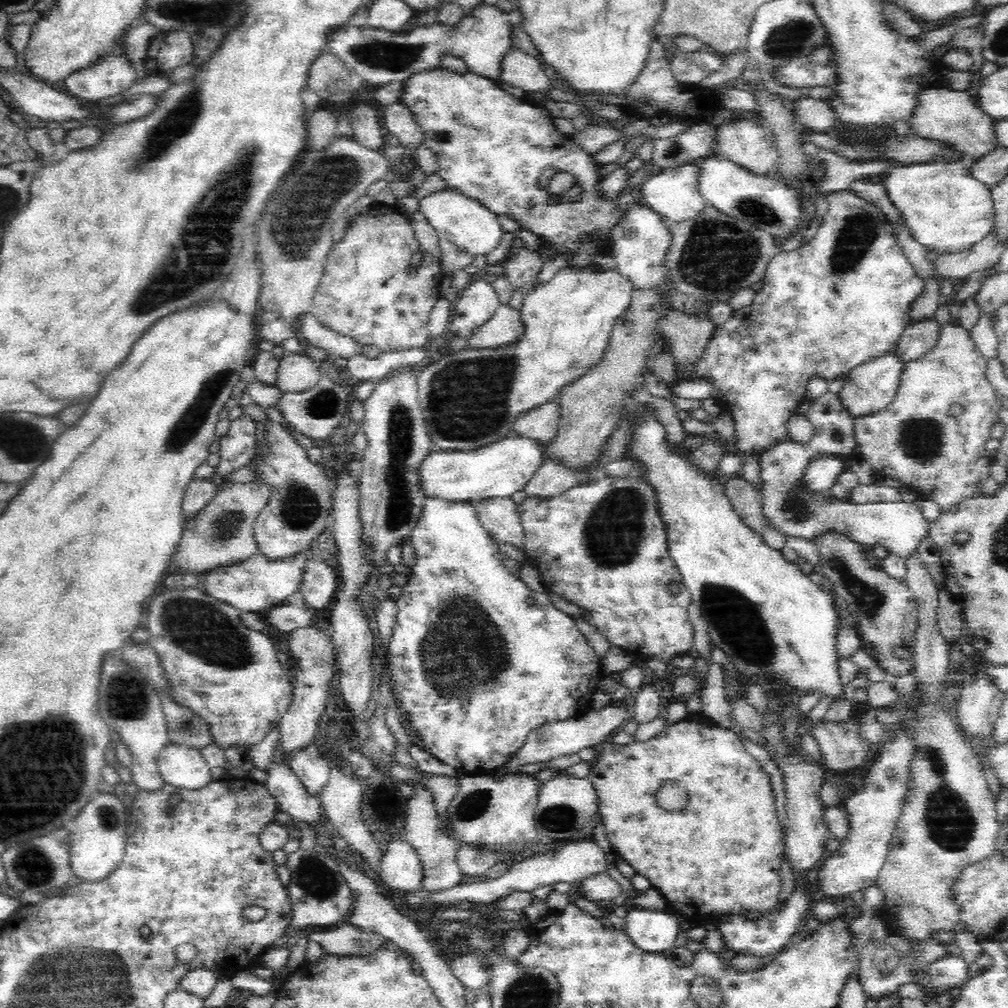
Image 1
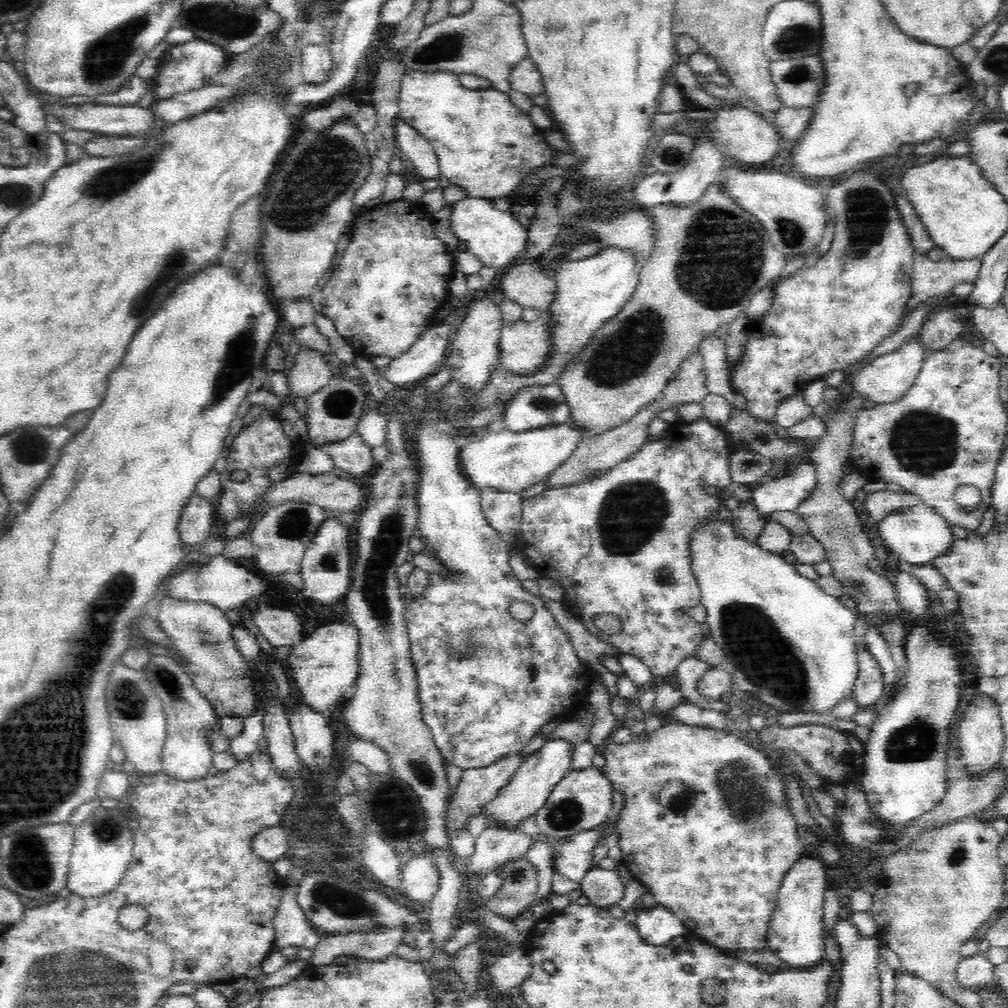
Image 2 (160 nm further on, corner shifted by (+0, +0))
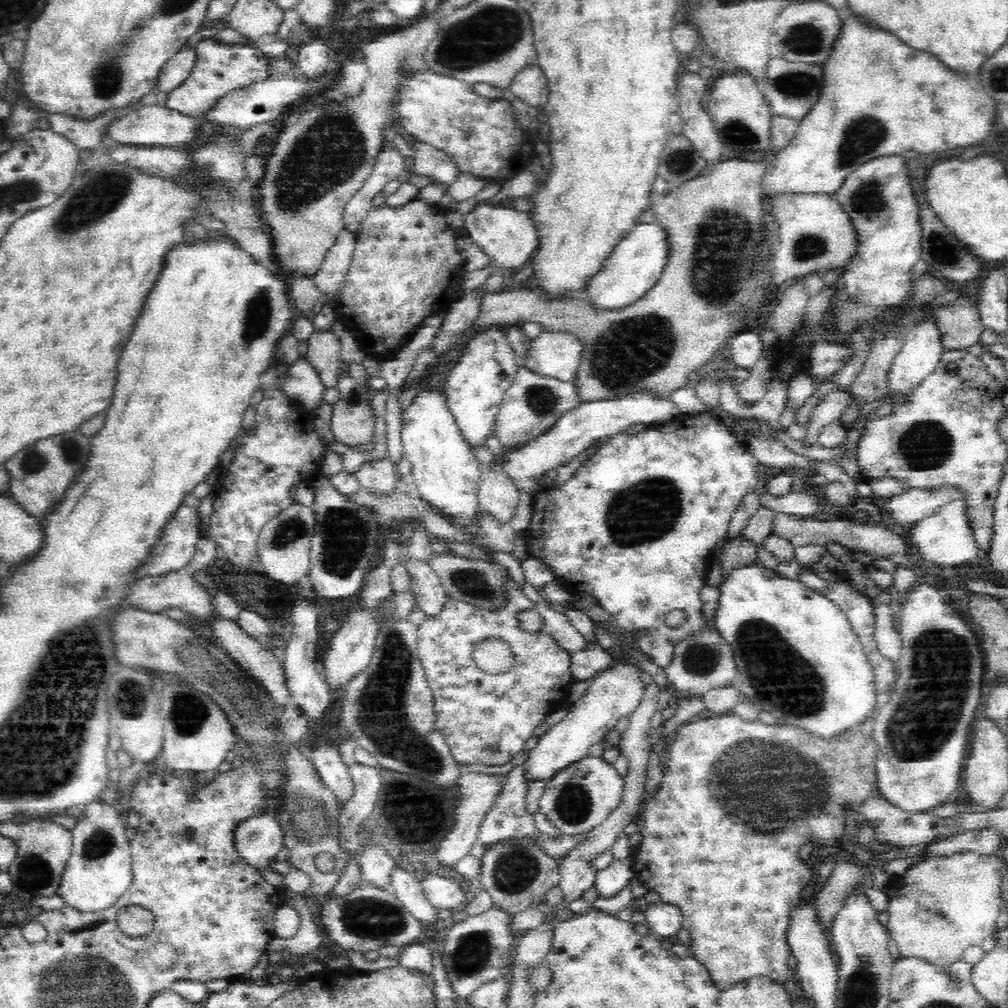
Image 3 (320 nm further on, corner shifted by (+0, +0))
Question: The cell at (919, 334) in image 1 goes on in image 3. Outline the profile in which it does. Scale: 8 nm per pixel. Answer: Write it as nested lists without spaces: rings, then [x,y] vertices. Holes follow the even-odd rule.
[[[961,296],[953,303],[944,304],[936,314],[936,323],[945,350],[966,350],[981,343],[984,326],[976,297]]]

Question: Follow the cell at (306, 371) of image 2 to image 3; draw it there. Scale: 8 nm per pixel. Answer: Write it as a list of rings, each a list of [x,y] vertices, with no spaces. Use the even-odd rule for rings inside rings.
[[[332,329],[327,331],[313,331],[307,340],[308,350],[306,359],[312,363],[312,367],[318,371],[318,375],[326,389],[336,387],[341,378],[340,366],[342,366],[340,354],[340,337],[334,334]]]

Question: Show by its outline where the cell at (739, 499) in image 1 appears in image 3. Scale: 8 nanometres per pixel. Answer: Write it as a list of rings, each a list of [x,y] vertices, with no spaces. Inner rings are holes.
[[[742,534],[730,540],[719,556],[722,565],[722,580],[726,579],[727,575],[735,569],[756,565],[758,548],[758,545],[742,539]]]

